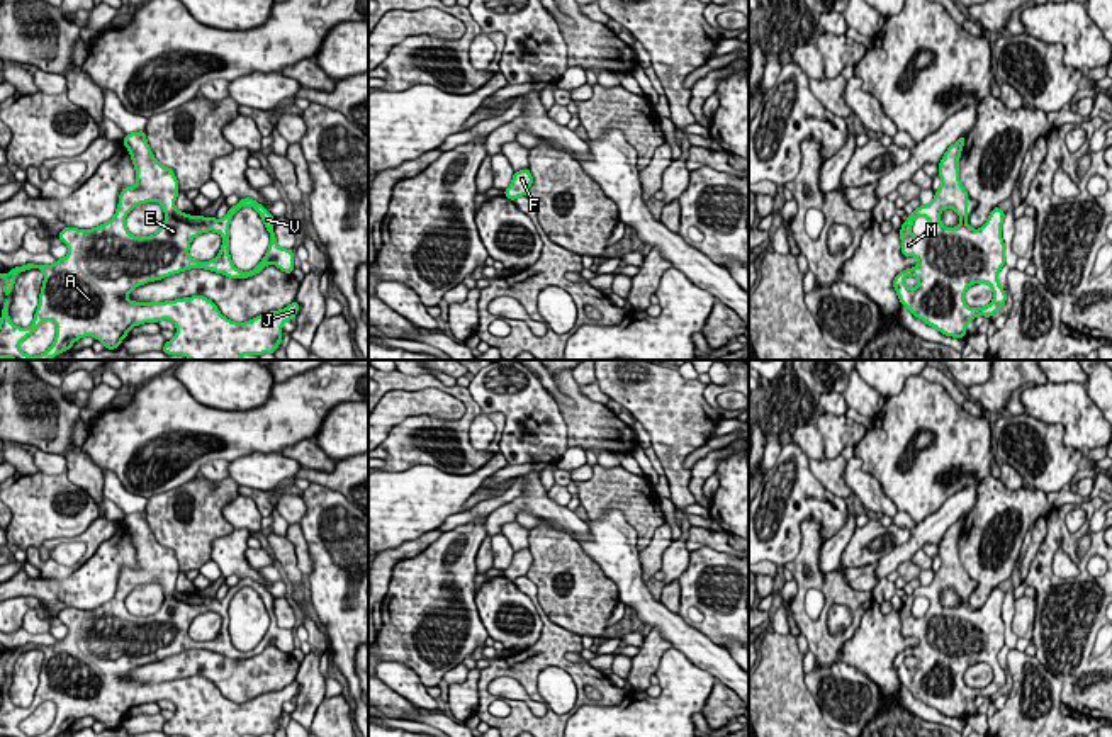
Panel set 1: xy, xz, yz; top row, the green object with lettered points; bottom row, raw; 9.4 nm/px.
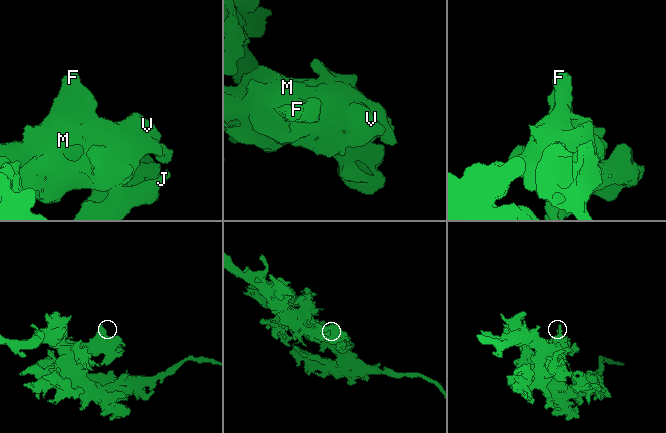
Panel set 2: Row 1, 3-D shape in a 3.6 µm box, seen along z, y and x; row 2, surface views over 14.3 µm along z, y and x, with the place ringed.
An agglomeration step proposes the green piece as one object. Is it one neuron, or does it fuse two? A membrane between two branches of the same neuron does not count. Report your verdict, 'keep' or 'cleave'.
keep

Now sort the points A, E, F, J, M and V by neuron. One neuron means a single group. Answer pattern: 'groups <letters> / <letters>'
groups A E F J M V

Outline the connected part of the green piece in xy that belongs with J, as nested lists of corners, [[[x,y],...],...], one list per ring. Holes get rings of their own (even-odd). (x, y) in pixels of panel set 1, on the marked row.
[[[146,131],[126,134],[122,143],[136,168],[136,185],[121,190],[114,217],[93,229],[61,229],[58,238],[68,246],[68,255],[53,265],[25,263],[8,268],[8,275],[0,272],[0,278],[5,278],[0,358],[51,360],[83,336],[93,336],[107,350],[114,350],[134,326],[161,319],[170,319],[177,326],[177,335],[163,345],[161,352],[166,355],[183,355],[188,360],[239,360],[243,355],[275,353],[282,341],[282,324],[297,316],[297,301],[280,311],[234,323],[204,295],[165,302],[127,299],[139,285],[190,268],[238,280],[258,275],[270,263],[285,273],[292,273],[295,265],[294,250],[277,245],[275,217],[261,204],[250,197],[239,199],[222,219],[180,212],[175,207],[180,192],[175,172],[154,158]],[[151,200],[163,207],[163,226],[151,236],[132,236],[126,228],[126,216]],[[244,205],[260,214],[270,233],[265,256],[250,272],[238,270],[229,255],[229,222]],[[207,231],[219,233],[222,245],[214,260],[197,262],[188,255],[188,248],[195,236]],[[31,268],[39,268],[44,280],[34,321],[29,328],[20,328],[10,321],[8,294],[14,290],[14,275]],[[44,321],[56,324],[53,345],[42,355],[25,355],[19,348],[20,341]]]

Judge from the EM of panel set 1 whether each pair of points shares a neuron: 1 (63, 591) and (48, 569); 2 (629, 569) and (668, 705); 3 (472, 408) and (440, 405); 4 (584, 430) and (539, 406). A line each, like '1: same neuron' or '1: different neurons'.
1: different neurons
2: different neurons
3: different neurons
4: different neurons

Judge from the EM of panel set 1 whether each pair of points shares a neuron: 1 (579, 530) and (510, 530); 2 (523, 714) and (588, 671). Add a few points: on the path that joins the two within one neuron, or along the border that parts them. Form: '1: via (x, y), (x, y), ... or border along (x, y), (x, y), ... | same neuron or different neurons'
1: border along (515, 520), (506, 522), (499, 530) | different neurons
2: via (545, 719), (566, 717), (579, 703), (581, 693) | same neuron

